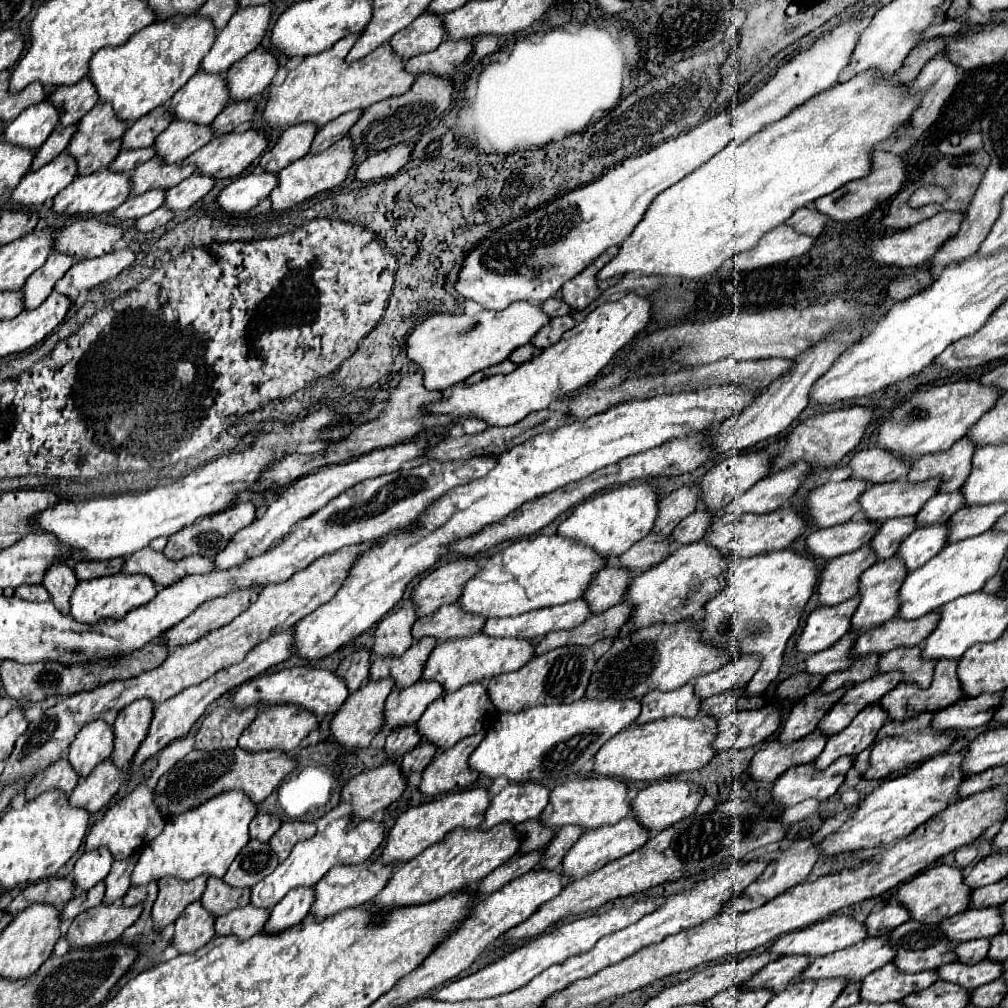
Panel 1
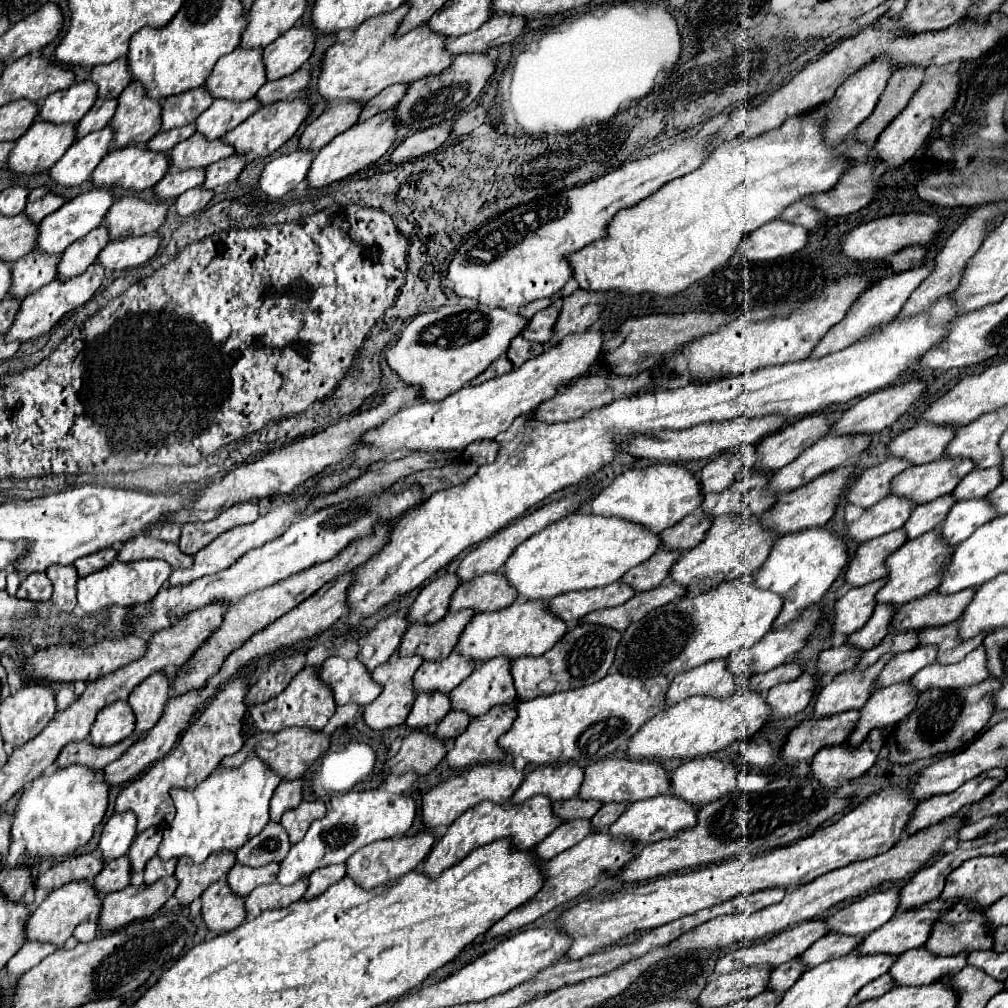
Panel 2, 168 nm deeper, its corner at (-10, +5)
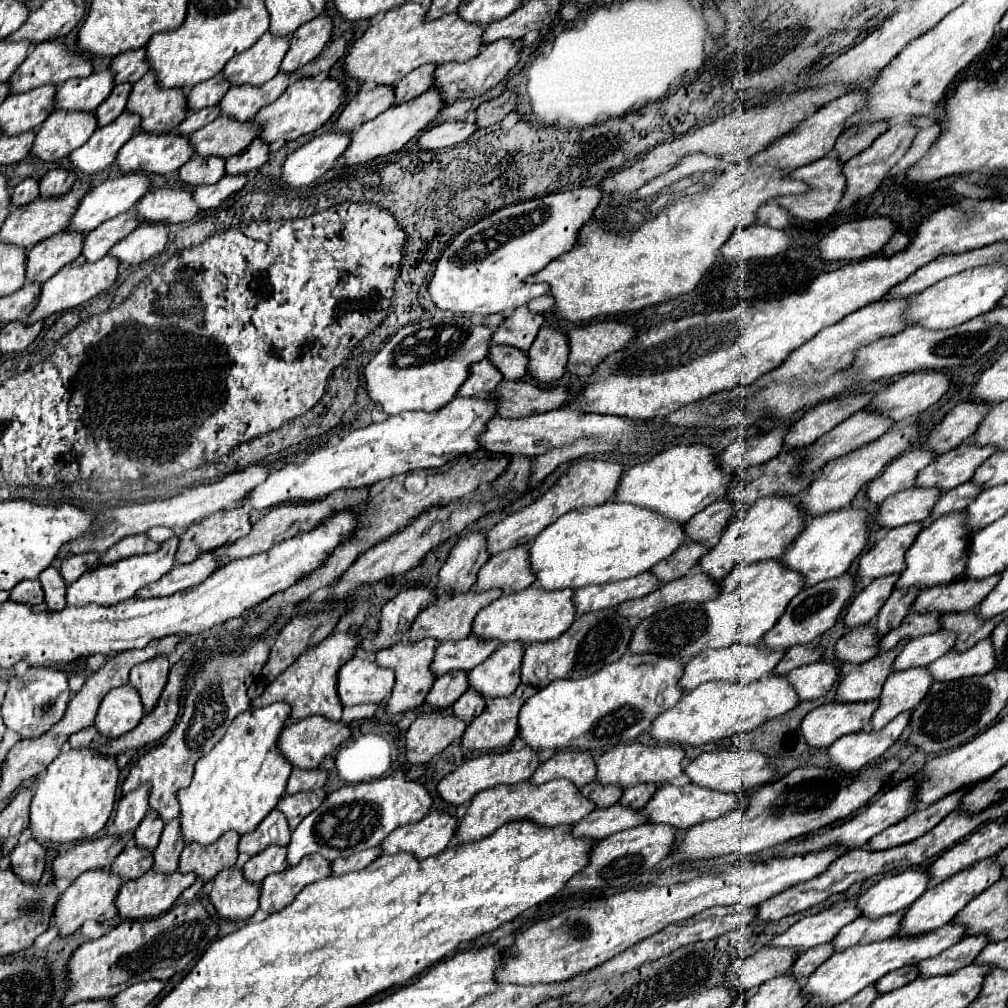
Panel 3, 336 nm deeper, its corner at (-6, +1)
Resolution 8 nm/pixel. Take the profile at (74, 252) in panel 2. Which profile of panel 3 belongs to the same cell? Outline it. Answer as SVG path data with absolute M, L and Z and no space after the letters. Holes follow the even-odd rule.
M135 210L123 212L111 220L103 222L99 228L91 230L85 236L83 256L91 262L103 258L111 250L111 246L115 246L119 240L123 240L127 234L131 234L139 224L141 224L141 220Z

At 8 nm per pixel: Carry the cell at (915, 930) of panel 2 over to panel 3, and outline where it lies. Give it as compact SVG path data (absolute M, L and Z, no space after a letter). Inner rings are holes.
M993 856L993 858L985 858L985 860L979 860L979 862L971 864L963 872L957 872L957 876L951 876L949 880L933 884L921 898L917 898L909 906L897 936L917 936L921 932L931 932L935 928L941 928L943 924L951 922L955 918L955 914L959 910L963 910L975 896L979 896L985 888L993 886L1001 878L1001 874L1003 874L1003 866Z

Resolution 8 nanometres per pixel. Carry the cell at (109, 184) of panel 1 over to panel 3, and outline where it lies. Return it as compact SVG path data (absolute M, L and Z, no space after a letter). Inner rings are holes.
M139 132L119 150L117 156L119 170L121 172L145 170L155 174L175 172L195 154L193 144L189 144L187 140L189 140L187 136L177 136L177 132L173 134Z

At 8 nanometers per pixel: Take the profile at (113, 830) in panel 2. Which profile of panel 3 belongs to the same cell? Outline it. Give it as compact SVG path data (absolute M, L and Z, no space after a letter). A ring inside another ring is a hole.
M143 784L119 800L117 814L115 814L115 828L119 836L137 828L139 822L149 812L149 790L151 784Z

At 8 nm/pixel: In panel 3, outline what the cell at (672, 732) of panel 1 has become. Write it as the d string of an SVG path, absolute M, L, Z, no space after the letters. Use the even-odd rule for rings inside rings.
M769 674L749 684L711 680L707 684L697 686L695 690L685 692L679 704L675 704L673 708L657 716L651 726L651 736L653 740L665 742L665 744L701 746L707 742L717 742L721 738L753 730L761 726L765 720L777 718L793 710L797 702L799 702L799 696L795 688L789 684L787 676Z

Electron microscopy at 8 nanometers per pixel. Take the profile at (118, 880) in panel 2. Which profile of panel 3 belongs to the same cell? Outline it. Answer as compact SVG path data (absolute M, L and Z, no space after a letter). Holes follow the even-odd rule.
M129 846L127 850L123 850L113 866L111 866L111 872L119 874L123 880L133 880L133 878L139 878L141 874L145 874L153 862L151 862L151 856L153 852L147 850L147 848L139 848L139 846Z

